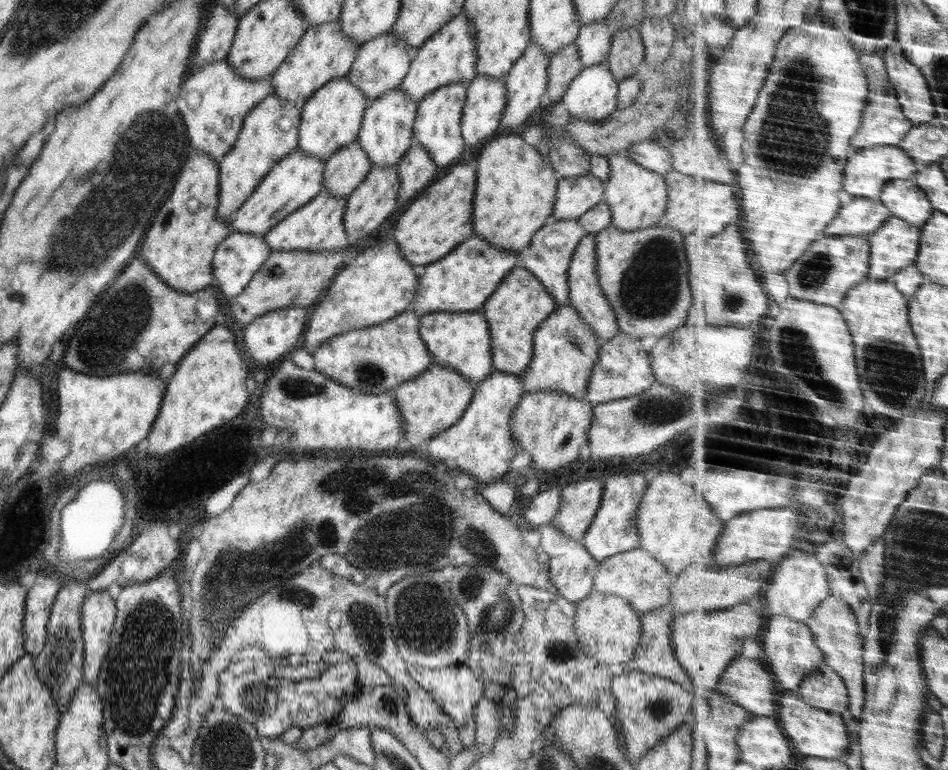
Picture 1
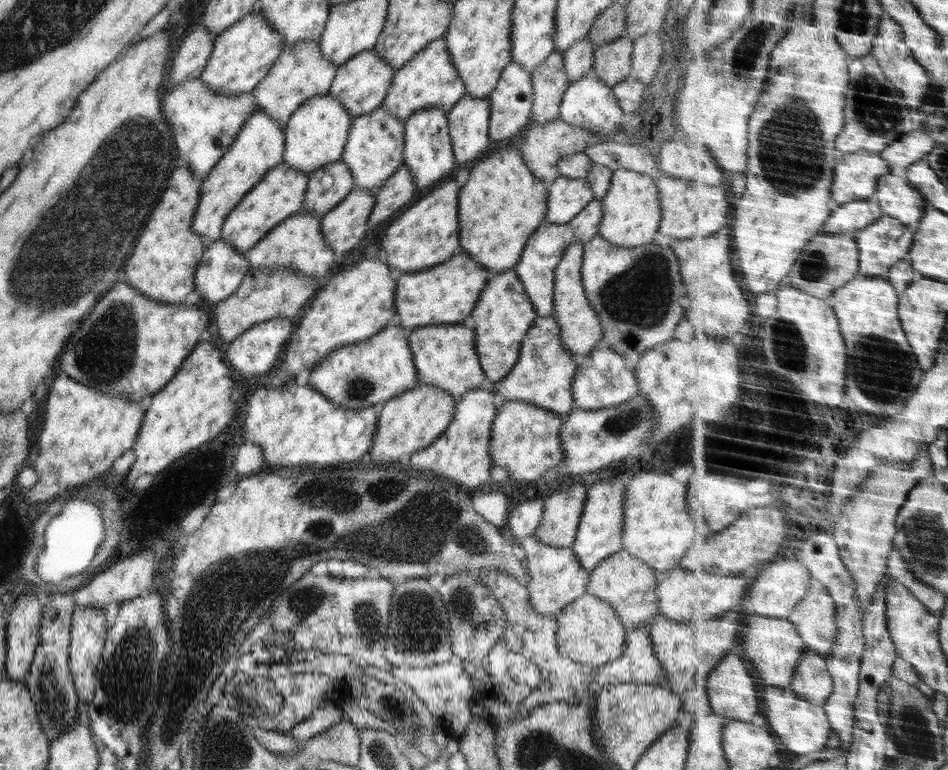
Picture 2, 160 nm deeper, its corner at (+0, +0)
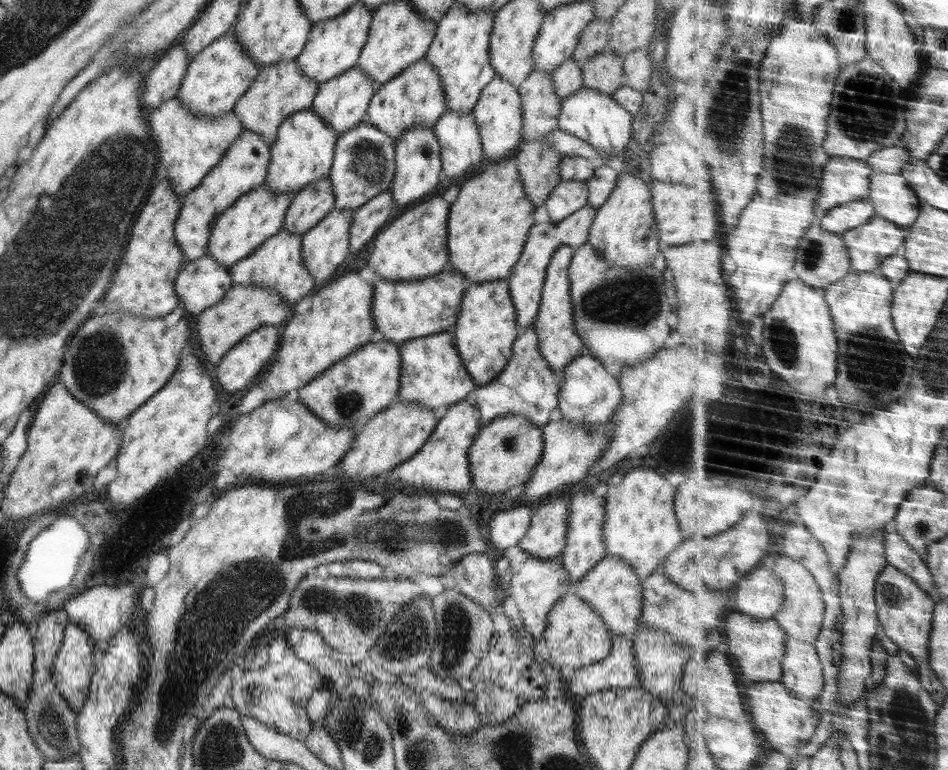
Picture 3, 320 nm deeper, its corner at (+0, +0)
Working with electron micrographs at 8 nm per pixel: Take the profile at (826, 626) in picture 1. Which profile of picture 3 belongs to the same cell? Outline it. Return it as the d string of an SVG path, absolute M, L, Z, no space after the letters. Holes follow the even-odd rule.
M784 556L780 560L768 564L771 569L783 580L787 595L784 608L775 617L776 621L788 631L788 635L796 639L816 644L820 634L824 630L824 622L827 615L827 600L821 584L812 574L812 571L804 566L804 563L792 560L791 556Z

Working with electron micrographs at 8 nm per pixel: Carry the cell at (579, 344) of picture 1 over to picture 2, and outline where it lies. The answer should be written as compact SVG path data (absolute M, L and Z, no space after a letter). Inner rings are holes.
M553 315L536 317L521 342L515 366L502 380L494 383L493 406L498 408L507 400L521 400L554 412L560 419L565 419L570 411L576 408L571 393L571 382L578 365L573 354L563 348L560 327Z

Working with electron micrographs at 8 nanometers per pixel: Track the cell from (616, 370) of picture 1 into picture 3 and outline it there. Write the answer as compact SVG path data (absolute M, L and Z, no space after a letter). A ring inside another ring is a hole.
M586 353L571 360L560 375L557 407L564 420L574 425L602 425L614 416L617 406L623 402L621 396L616 372L610 373L599 360Z

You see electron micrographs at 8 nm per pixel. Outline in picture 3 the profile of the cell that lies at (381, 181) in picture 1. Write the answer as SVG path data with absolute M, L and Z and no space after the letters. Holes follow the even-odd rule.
M333 209L316 226L308 229L301 237L301 260L314 277L315 289L321 288L332 278L334 271L346 260L349 252L349 228L352 224L354 211Z

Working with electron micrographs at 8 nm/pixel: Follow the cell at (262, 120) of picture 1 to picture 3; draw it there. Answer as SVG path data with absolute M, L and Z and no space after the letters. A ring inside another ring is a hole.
M242 130L239 138L228 148L220 163L216 164L216 167L211 172L208 172L208 175L202 179L202 182L185 196L180 215L177 216L174 223L174 236L187 263L207 254L209 236L217 216L220 216L224 210L235 204L236 200L240 199L240 196L255 190L255 188L258 188L265 182L270 166L270 156L272 156L272 144L266 143L258 133Z

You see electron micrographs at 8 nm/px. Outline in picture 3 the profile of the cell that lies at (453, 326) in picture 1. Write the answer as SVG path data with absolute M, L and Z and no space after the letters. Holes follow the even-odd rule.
M449 330L404 341L398 346L401 358L399 402L417 402L431 408L441 419L453 404L464 401L467 394L477 387L453 342L453 333Z

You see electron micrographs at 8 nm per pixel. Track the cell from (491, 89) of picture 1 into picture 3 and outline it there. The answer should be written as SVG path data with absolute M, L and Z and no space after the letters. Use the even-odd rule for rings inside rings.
M446 110L433 130L440 143L444 177L458 178L484 163L482 138L472 111Z

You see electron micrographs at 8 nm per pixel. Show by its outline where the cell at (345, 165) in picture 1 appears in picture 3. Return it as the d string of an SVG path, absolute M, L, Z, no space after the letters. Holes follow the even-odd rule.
M329 176L316 180L316 182L309 184L305 189L302 188L302 190L293 195L293 200L288 206L281 229L287 230L289 234L303 235L332 211L334 204L336 204L336 197L334 197L334 188L332 188Z

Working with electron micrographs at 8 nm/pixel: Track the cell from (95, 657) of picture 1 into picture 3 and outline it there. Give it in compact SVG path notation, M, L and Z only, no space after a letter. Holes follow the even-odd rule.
M68 622L62 646L51 666L51 674L58 693L76 713L84 706L90 692L94 653L88 633L80 625Z

